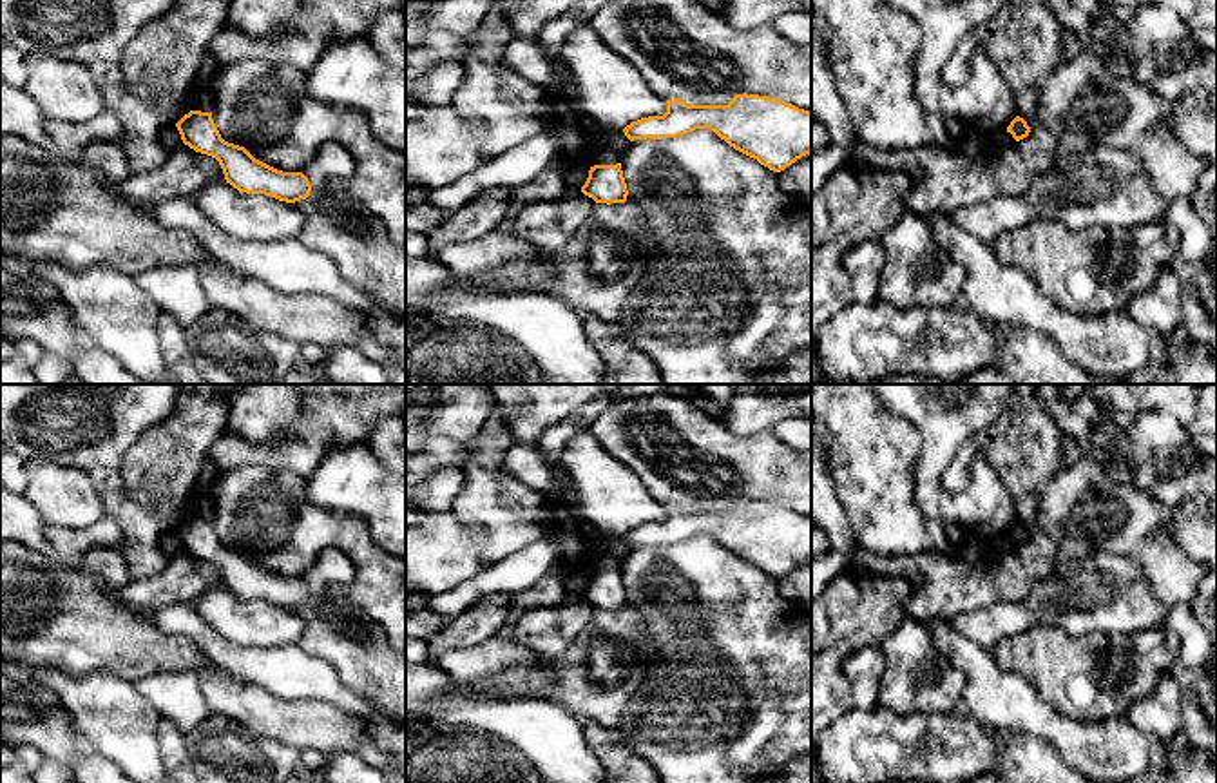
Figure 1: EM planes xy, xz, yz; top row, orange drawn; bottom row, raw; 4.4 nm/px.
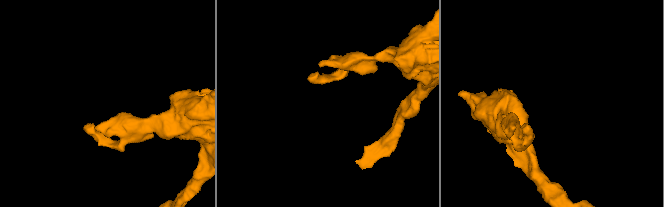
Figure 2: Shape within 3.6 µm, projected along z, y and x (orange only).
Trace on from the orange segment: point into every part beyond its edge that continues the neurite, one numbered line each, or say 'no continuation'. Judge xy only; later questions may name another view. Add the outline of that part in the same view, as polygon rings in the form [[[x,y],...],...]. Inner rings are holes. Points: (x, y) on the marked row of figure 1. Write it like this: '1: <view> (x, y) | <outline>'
no continuation

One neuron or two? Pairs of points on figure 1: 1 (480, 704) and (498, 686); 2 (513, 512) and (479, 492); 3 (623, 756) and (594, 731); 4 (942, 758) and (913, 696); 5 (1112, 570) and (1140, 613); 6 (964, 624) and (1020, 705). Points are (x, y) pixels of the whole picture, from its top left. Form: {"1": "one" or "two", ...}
{"1": "two", "2": "one", "3": "one", "4": "two", "5": "one", "6": "two"}

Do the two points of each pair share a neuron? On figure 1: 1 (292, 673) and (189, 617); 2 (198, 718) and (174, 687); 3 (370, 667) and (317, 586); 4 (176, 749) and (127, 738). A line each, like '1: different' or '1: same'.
1: same
2: same
3: same
4: different

